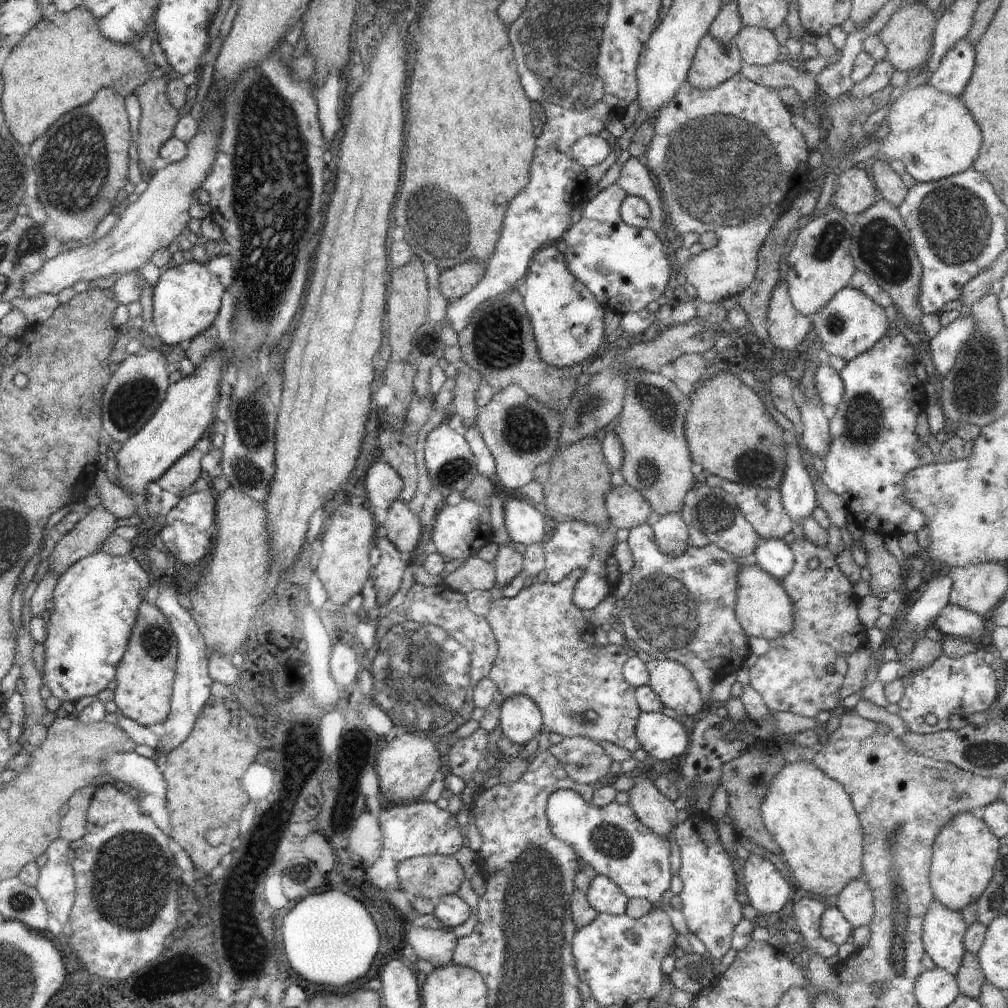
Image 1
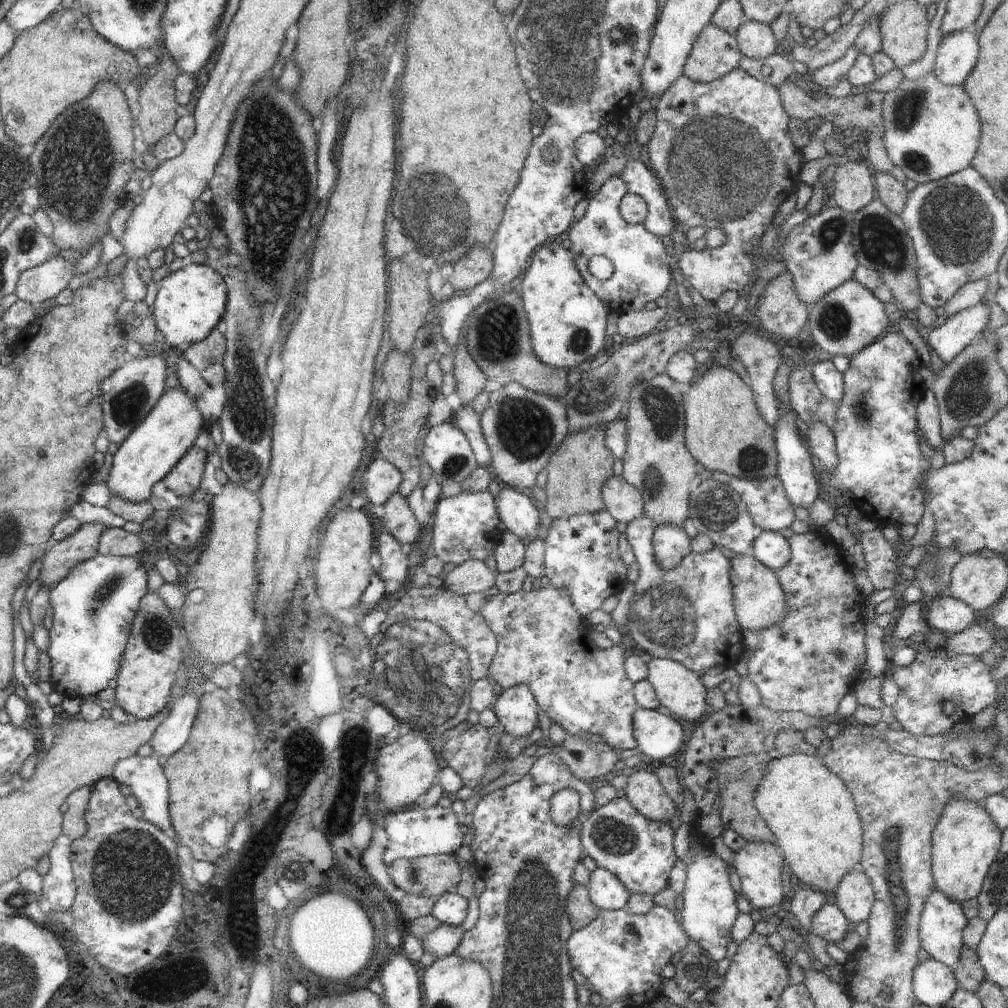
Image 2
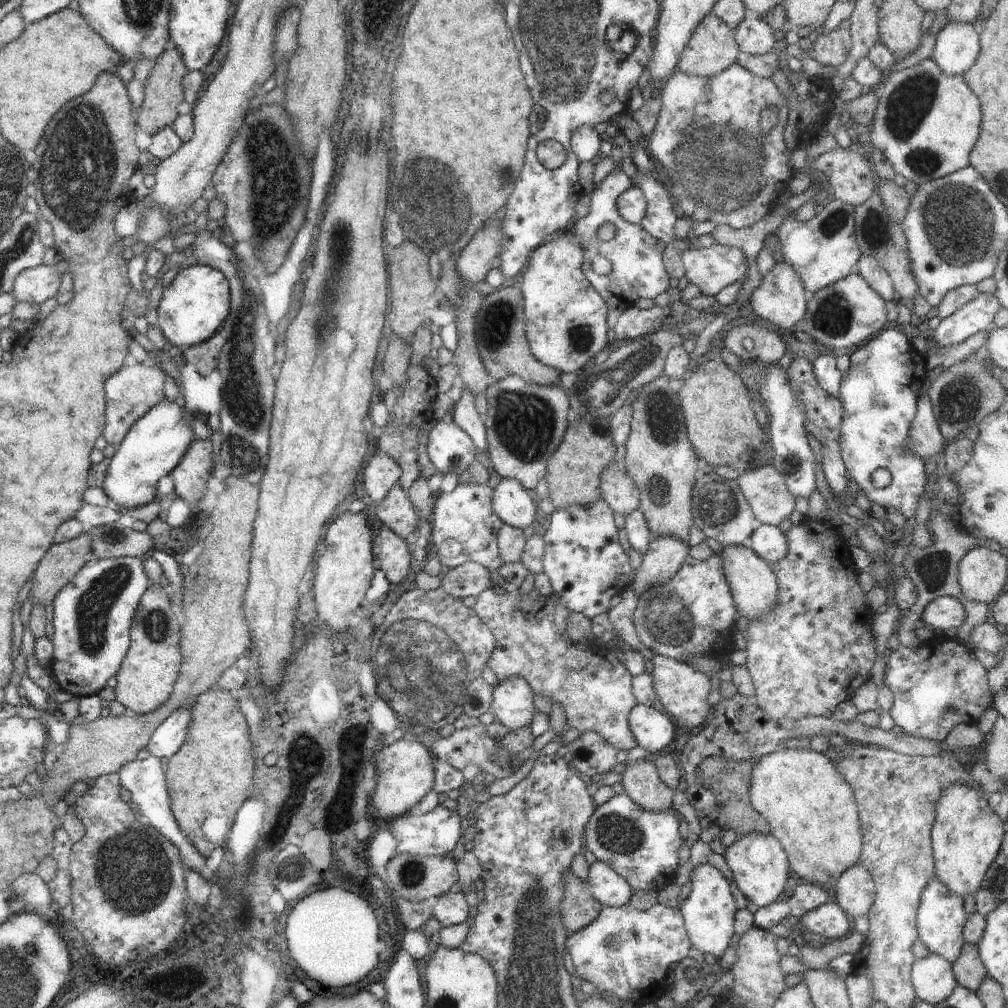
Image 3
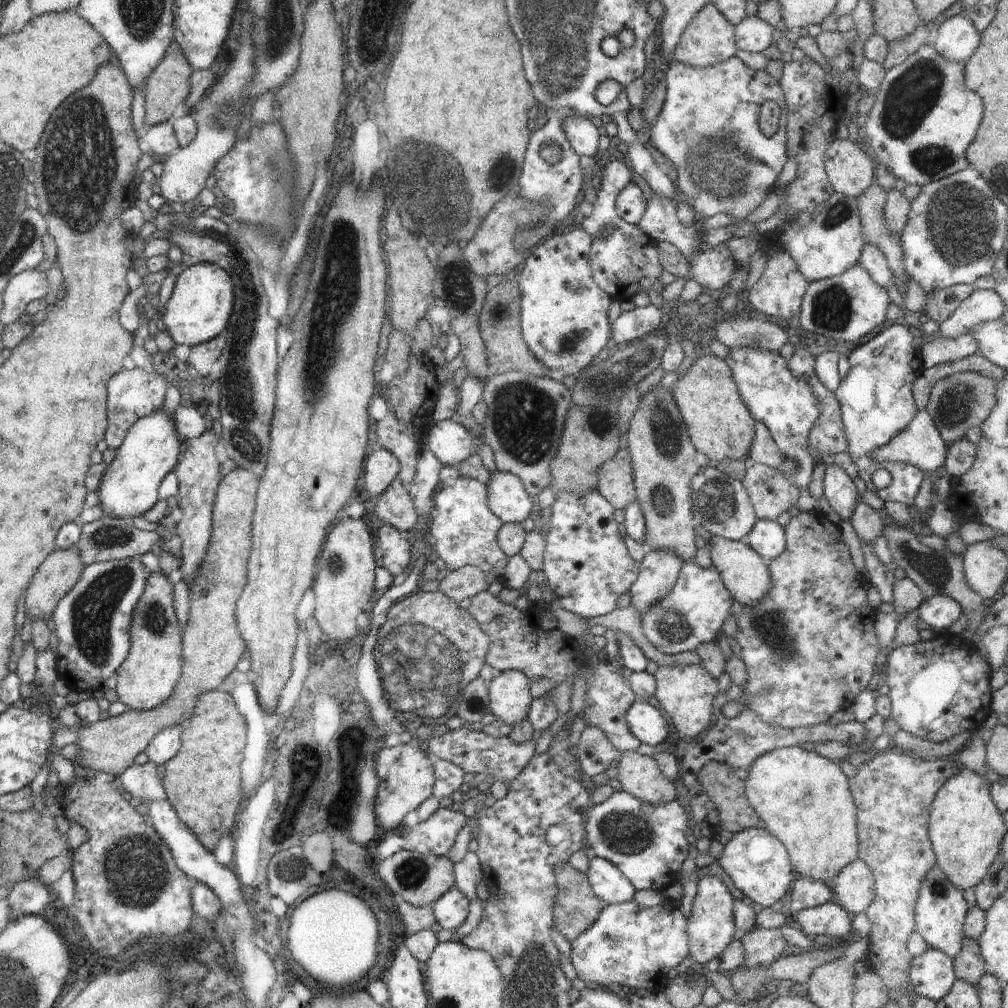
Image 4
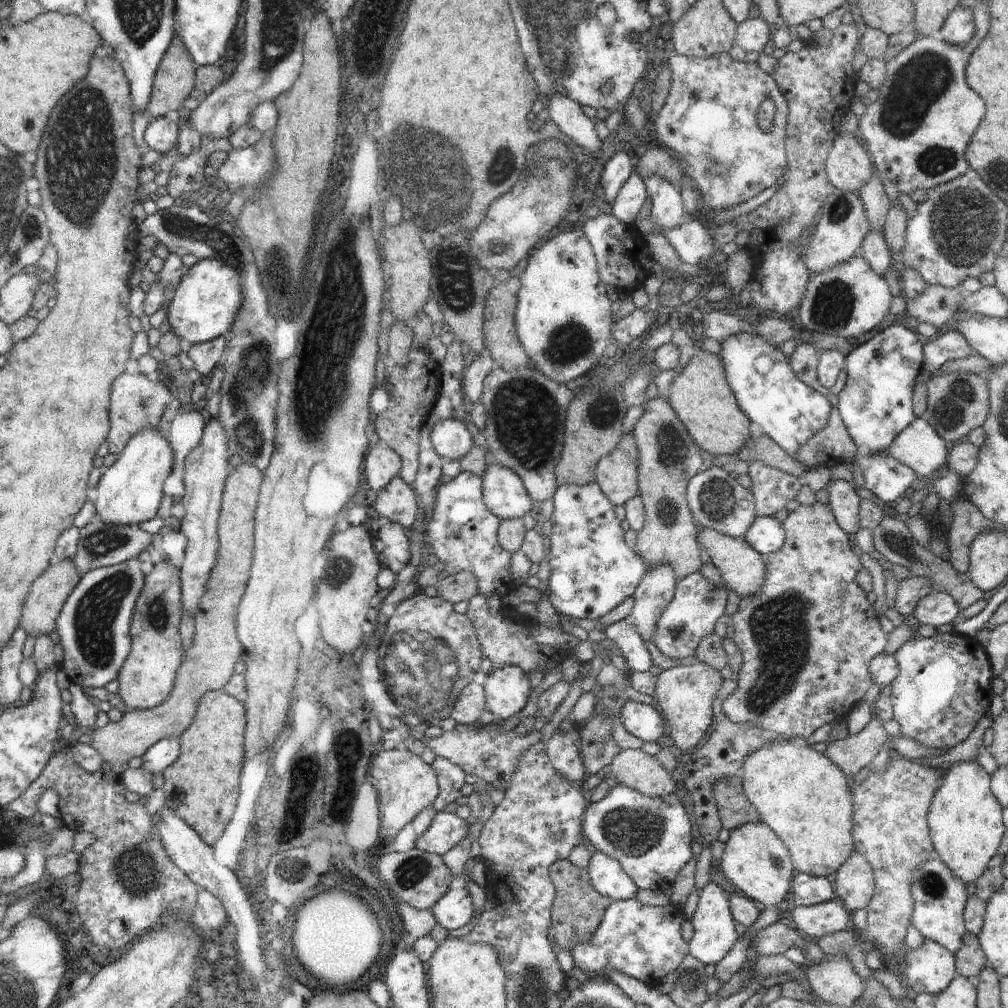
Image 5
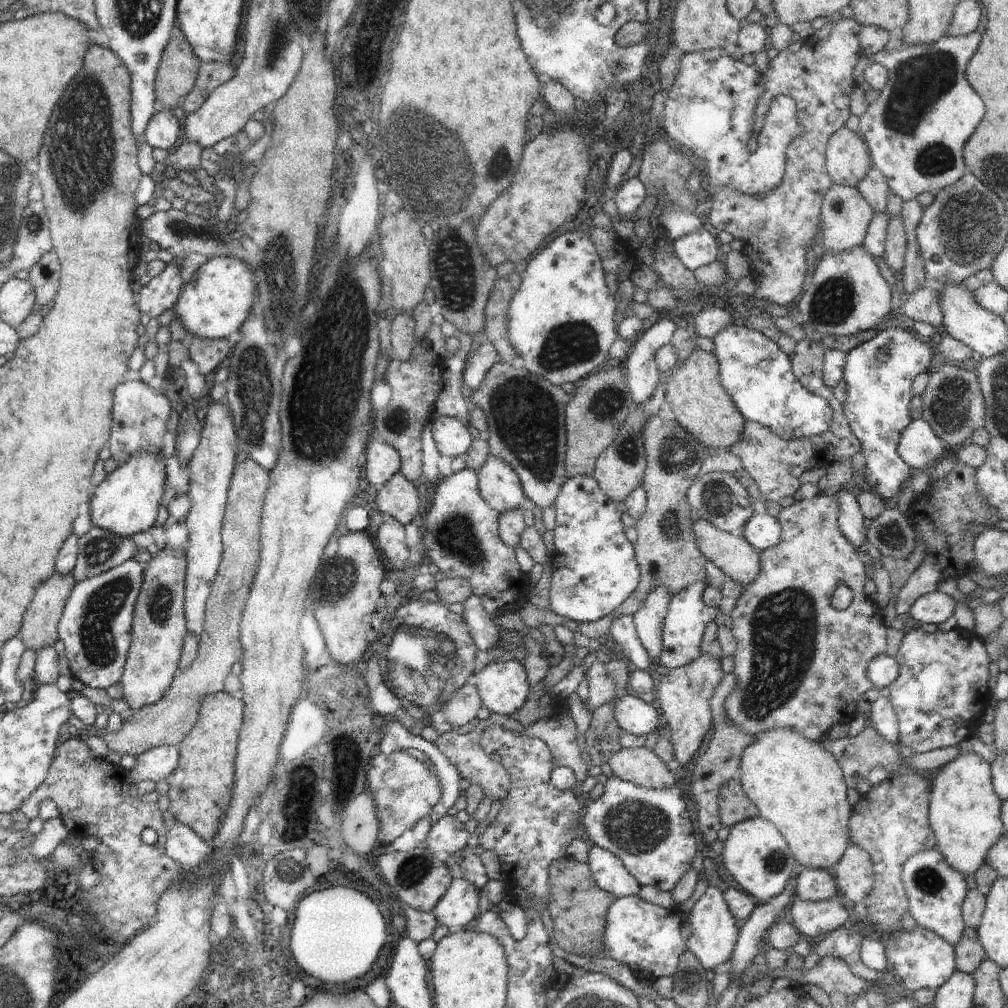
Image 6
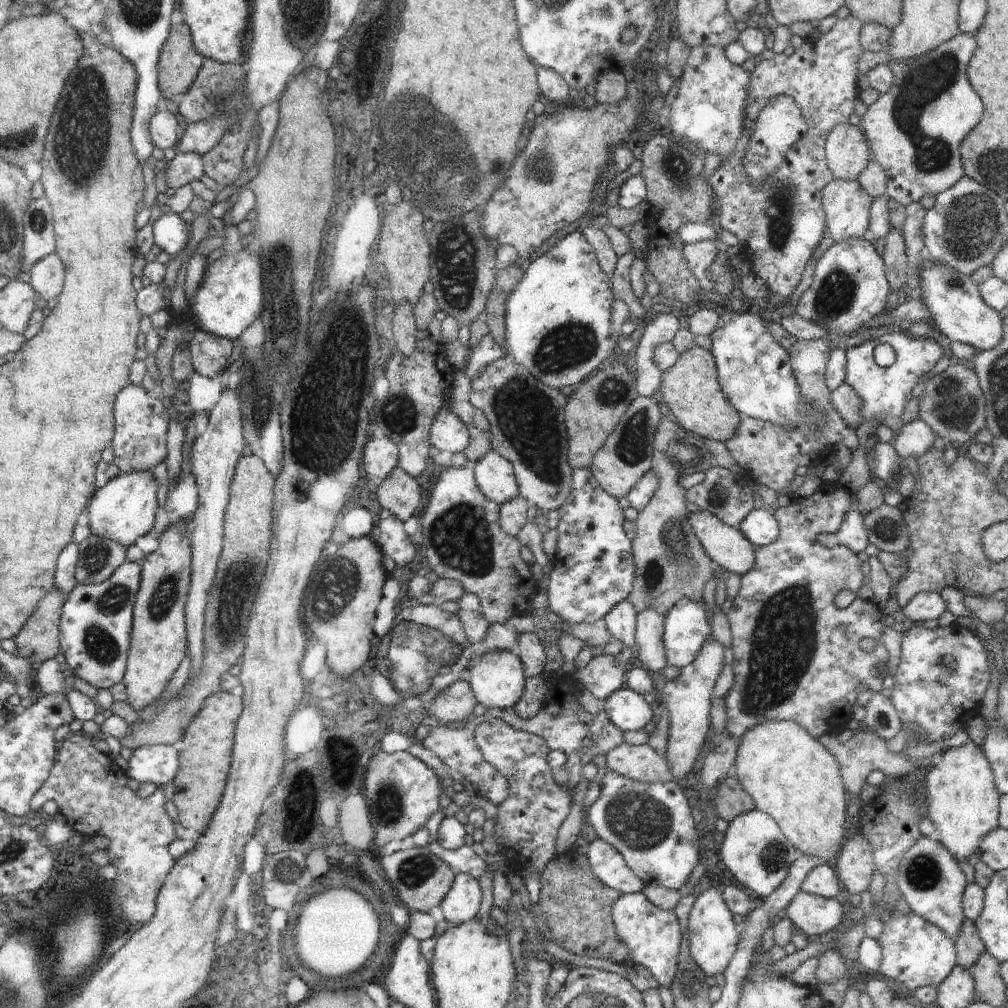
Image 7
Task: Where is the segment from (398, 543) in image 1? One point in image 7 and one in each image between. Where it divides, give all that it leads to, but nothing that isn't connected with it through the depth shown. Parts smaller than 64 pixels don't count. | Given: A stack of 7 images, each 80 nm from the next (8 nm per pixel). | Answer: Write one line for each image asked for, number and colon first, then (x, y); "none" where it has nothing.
2: (395, 517)
3: (396, 512)
4: (394, 507)
5: (398, 503)
6: (398, 498)
7: (399, 493)

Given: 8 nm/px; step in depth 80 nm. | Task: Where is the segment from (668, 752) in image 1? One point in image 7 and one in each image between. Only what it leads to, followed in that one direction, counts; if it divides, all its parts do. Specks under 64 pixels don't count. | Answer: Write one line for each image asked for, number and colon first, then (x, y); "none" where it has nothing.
2: (659, 737)
3: (653, 732)
4: (651, 727)
5: (645, 721)
6: (634, 716)
7: (629, 711)

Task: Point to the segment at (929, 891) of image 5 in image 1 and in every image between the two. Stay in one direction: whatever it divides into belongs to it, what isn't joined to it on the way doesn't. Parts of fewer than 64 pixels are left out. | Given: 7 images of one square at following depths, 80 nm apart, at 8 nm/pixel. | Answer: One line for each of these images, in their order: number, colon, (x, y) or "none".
1: (943, 931)
2: (942, 923)
3: (941, 917)
4: (940, 911)

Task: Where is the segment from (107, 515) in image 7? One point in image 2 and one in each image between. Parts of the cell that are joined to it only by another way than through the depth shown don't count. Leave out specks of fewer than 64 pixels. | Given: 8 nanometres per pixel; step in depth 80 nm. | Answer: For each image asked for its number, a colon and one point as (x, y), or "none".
2: (155, 446)
3: (154, 446)
4: (151, 449)
5: (129, 492)
6: (126, 502)

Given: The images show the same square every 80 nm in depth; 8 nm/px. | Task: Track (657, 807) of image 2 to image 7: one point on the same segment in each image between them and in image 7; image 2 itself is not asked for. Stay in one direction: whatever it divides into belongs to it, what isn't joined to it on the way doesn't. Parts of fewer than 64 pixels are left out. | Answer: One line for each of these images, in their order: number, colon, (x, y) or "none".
3: (641, 781)
4: (640, 776)
5: (635, 768)
6: (639, 765)
7: (642, 763)

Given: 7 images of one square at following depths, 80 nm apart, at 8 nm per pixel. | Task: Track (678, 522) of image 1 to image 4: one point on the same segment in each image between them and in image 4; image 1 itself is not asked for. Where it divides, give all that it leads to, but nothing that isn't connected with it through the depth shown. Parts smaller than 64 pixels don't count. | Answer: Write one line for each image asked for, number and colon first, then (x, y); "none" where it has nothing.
2: (671, 543)
3: (666, 555)
4: (659, 570)

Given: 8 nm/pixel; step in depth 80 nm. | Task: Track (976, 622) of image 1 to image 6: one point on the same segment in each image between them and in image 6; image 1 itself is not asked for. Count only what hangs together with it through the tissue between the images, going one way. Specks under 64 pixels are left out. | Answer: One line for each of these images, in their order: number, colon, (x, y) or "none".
2: (948, 615)
3: (944, 613)
4: (939, 612)
5: (939, 608)
6: (933, 608)

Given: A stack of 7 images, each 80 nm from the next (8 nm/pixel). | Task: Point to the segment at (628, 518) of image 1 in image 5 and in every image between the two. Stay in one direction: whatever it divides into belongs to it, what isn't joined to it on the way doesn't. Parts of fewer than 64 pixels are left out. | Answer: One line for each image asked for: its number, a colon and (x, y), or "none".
2: (623, 502)
3: (617, 490)
4: (615, 484)
5: (616, 473)

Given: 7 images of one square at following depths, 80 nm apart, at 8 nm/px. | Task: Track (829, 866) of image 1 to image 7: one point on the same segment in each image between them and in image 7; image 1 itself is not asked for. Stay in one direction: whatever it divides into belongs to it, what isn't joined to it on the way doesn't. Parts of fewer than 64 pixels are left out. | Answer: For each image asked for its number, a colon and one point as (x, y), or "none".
2: (809, 811)
3: (810, 809)
4: (804, 800)
5: (803, 796)
6: (796, 784)
7: (790, 776)

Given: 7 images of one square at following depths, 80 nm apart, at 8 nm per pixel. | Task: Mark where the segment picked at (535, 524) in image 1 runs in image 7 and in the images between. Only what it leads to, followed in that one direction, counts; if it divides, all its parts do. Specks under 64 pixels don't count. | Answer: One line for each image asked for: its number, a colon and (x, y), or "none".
2: (519, 513)
3: (516, 507)
4: (507, 499)
5: (503, 493)
6: (500, 487)
7: (494, 474)

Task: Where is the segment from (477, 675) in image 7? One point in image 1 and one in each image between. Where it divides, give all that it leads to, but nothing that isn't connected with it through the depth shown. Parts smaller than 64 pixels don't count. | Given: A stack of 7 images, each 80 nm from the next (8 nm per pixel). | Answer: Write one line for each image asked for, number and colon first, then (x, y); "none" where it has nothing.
1: (520, 719)
2: (517, 711)
3: (512, 704)
4: (510, 697)
5: (507, 688)
6: (503, 686)

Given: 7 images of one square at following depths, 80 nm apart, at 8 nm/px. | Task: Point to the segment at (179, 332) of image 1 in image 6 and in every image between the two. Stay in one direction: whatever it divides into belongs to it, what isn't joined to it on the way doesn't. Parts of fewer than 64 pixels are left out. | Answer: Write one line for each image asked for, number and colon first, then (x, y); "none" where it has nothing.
2: (191, 301)
3: (192, 308)
4: (199, 308)
5: (204, 306)
6: (218, 302)

